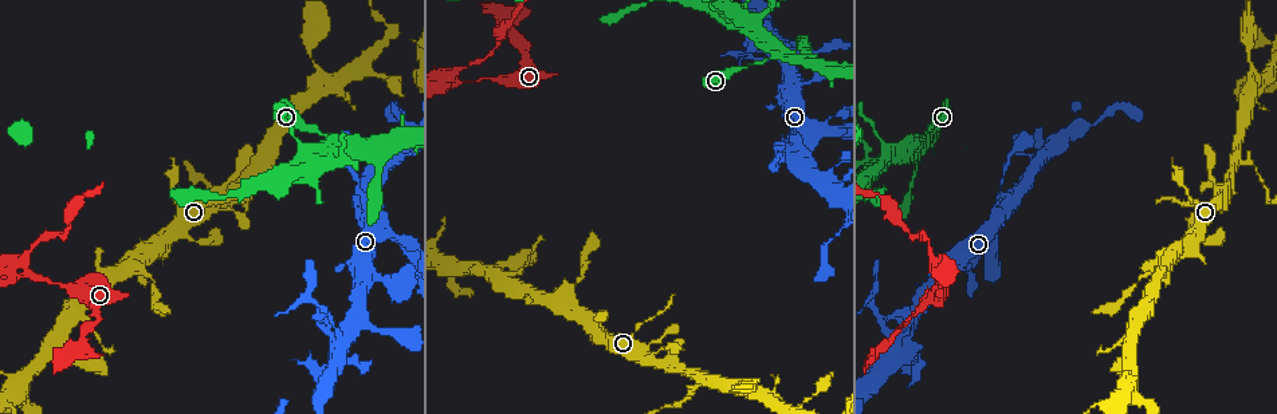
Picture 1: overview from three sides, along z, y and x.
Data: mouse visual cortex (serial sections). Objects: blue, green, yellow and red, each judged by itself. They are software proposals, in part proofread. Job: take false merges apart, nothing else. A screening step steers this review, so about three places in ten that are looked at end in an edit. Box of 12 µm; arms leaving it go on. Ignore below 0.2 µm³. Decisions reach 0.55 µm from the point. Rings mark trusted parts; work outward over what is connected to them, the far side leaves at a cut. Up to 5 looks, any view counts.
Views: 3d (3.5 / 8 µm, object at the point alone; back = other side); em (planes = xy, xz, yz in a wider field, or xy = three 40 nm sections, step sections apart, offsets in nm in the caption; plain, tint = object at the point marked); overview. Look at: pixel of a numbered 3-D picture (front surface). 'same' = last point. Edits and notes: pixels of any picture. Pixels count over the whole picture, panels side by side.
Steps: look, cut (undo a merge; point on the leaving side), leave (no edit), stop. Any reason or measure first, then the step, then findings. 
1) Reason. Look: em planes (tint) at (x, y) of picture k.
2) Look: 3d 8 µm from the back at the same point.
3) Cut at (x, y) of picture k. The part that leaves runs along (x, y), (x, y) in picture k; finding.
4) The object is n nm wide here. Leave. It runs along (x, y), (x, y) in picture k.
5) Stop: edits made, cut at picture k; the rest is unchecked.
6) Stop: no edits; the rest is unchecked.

Branch point. Look: 3d 3.5 µm at (341, 340) of picture 1.

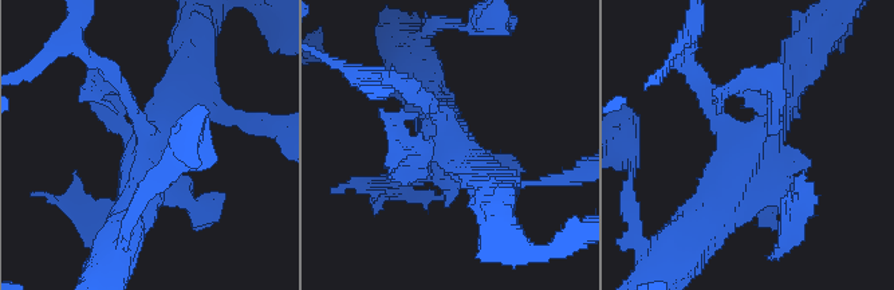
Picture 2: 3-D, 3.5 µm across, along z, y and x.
Now the EM. Look: em xy step 1 (tint) at (154, 143) of picture 2.

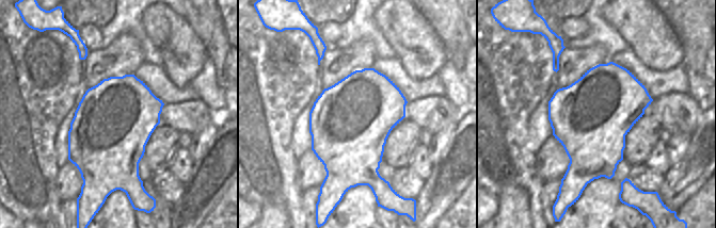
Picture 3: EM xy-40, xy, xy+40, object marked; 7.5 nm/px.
Leave. One cell here.

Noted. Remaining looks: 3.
Thick turns thin. Look: 3d 3.5 µm at (745, 66) of picture 1.

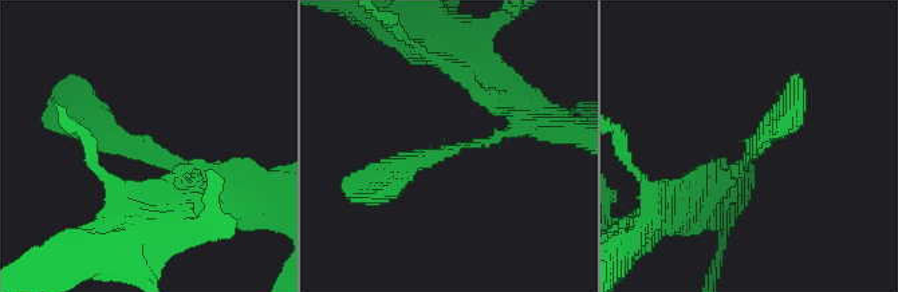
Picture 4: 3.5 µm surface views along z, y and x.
Now the EM. Look: em xy step 2 (tint) at (158, 156) of picture 4.

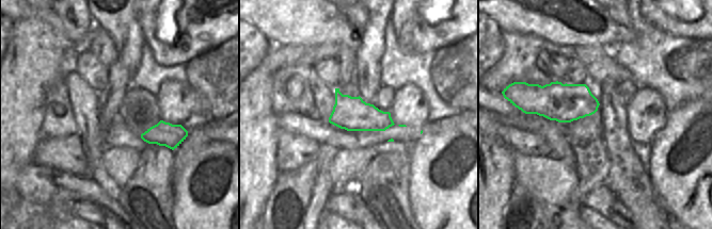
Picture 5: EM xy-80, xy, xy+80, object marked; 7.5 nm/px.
Leave. It runs along (83, 121), (219, 186) in picture 4; one cell here.

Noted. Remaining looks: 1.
Stop: no edits; the rest is unchecked.

